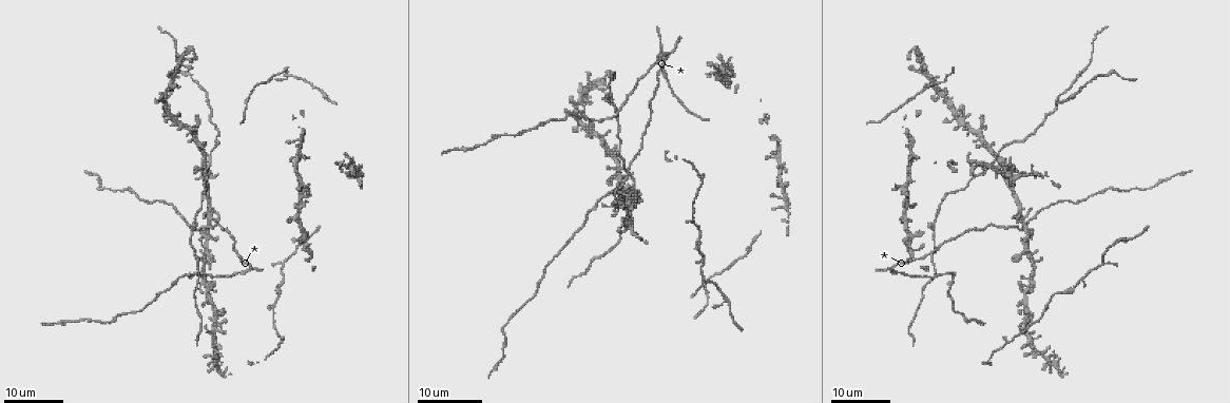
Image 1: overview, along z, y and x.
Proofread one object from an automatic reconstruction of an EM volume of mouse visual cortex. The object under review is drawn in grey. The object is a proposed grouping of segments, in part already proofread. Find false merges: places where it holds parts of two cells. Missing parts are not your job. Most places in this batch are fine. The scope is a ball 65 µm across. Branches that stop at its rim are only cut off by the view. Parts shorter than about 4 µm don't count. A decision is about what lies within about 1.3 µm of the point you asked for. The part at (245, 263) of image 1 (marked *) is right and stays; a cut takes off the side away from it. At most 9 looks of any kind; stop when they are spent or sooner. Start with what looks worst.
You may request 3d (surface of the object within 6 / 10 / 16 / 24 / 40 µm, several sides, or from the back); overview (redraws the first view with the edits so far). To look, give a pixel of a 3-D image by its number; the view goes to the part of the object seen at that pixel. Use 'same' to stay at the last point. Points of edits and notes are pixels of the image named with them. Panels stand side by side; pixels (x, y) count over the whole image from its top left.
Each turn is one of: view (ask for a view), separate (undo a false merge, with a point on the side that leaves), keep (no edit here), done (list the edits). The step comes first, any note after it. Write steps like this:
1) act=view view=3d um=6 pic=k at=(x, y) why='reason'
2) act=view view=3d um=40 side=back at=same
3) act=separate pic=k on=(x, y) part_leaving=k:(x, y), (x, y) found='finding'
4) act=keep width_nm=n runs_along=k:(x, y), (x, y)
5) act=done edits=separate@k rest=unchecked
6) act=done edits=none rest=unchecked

act=view view=3d um=16 pic=1 at=(208, 154) why='four or more arms meet'

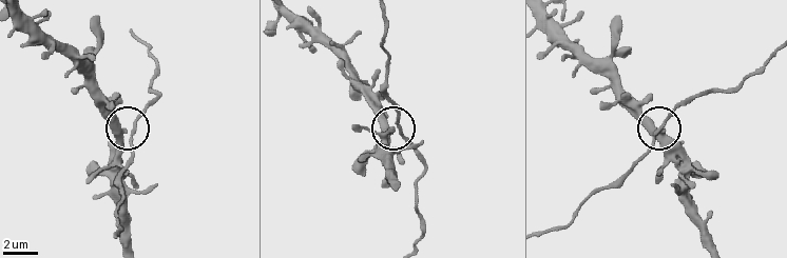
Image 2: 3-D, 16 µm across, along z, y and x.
act=view view=3d um=6 pic=2 at=(122, 132)

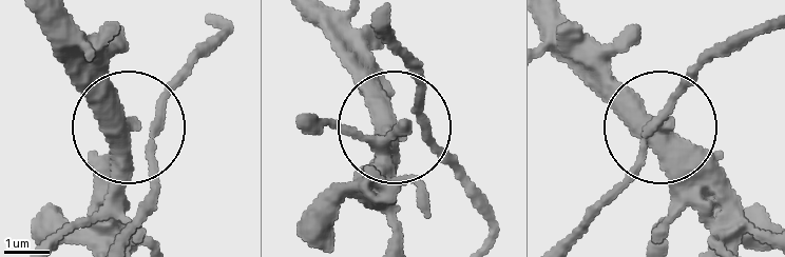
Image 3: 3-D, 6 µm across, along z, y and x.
act=keep side_arm_um=43 found='continuous, no second cell'

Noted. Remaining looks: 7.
act=view view=3d um=16 pic=1 at=(215, 350) why='four or more arms meet'

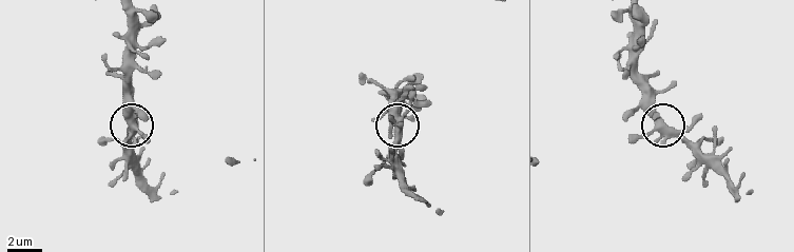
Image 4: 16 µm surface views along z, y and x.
act=view view=3d um=10 pic=4 at=(134, 126)

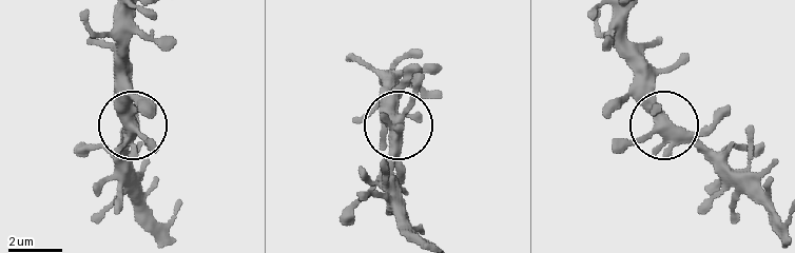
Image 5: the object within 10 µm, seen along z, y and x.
act=keep width_nm=340 runs_along=5:(119, 14), (119, 102), (133, 123), (127, 175) found='continuous, no second cell'

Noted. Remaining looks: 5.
act=view view=3d um=24 pic=1 at=(1047, 307) why='three-way junction'

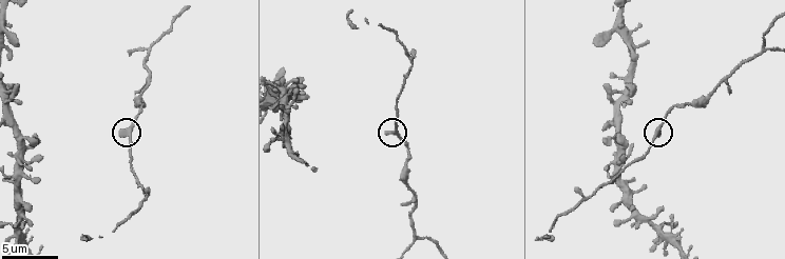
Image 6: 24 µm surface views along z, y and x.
act=view view=3d um=10 pic=6 at=(127, 134) why='zoom in'

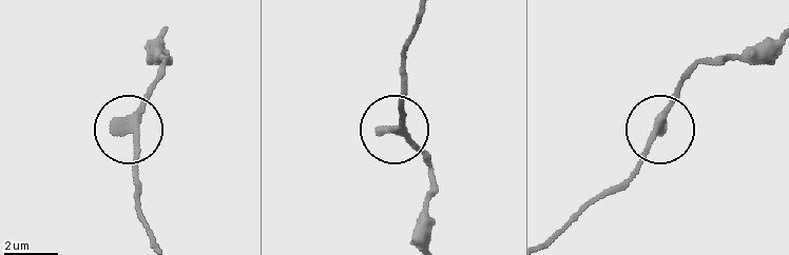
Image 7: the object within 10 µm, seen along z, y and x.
act=keep found='one cell here'

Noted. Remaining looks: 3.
act=view view=3d um=16 pic=1 at=(205, 225) why='a fork'

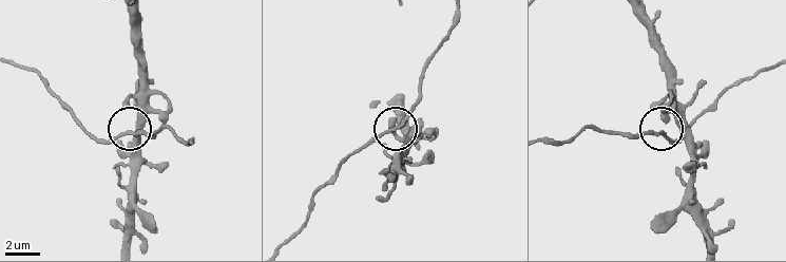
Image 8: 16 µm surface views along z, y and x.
act=view view=3d um=10 pic=8 at=(658, 133)

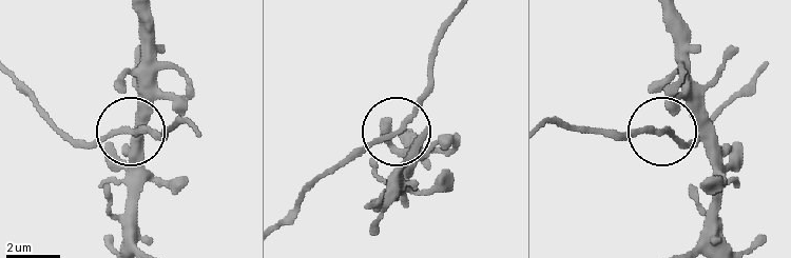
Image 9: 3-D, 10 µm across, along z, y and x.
act=keep width_nm=150 runs_along=9:(450, 21), (423, 103), (338, 169) found='continuous, no second cell'

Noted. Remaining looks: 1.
act=done edits=none rest=unchecked

